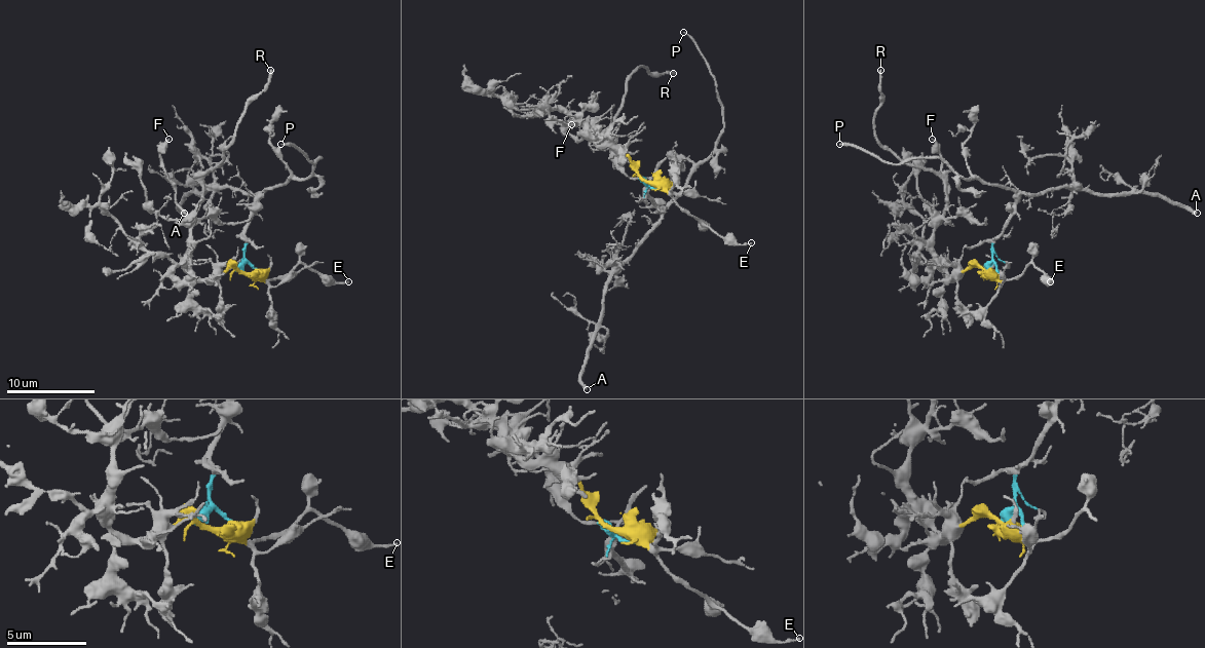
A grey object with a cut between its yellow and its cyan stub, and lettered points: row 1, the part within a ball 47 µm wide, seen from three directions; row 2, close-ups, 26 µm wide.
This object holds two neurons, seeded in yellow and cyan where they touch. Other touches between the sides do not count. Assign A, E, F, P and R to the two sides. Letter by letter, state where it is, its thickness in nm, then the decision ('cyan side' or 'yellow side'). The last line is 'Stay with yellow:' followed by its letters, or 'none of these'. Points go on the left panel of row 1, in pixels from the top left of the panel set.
A: (184, 213) | 320 nm | cyan side
E: (348, 281) | 150 nm | yellow side
F: (168, 139) | 220 nm | yellow side
P: (280, 144) | 140 nm | cyan side
R: (270, 70) | 260 nm | yellow side
Stay with yellow: E, F, R

